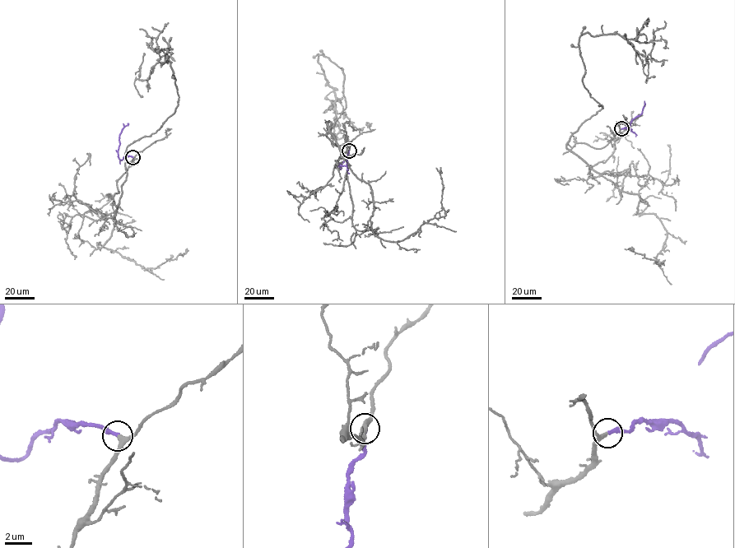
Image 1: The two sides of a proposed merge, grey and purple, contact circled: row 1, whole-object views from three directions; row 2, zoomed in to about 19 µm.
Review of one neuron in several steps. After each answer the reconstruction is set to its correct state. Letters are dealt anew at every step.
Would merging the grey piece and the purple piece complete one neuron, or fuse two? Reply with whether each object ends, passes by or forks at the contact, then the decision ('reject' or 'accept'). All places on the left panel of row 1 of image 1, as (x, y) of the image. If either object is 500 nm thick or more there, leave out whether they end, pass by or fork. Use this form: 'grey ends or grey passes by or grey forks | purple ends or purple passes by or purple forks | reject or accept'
grey passes by | purple ends | accept

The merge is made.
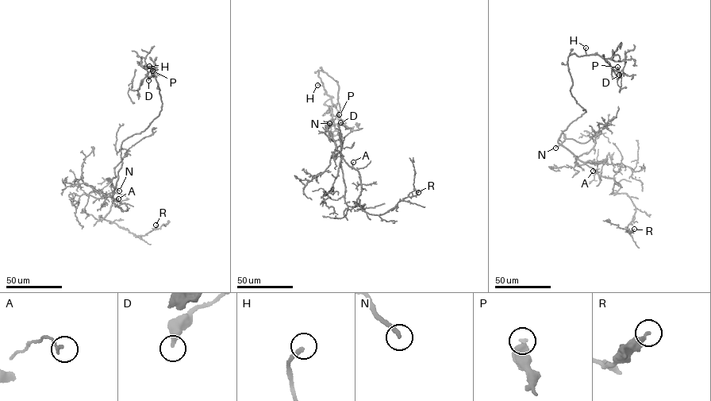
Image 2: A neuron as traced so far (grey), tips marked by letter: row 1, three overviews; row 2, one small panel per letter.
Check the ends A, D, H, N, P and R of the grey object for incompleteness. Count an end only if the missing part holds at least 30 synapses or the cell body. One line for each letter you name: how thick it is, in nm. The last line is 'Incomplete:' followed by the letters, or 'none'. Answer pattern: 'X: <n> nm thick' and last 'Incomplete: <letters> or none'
N: 240 nm thick
Incomplete: N

